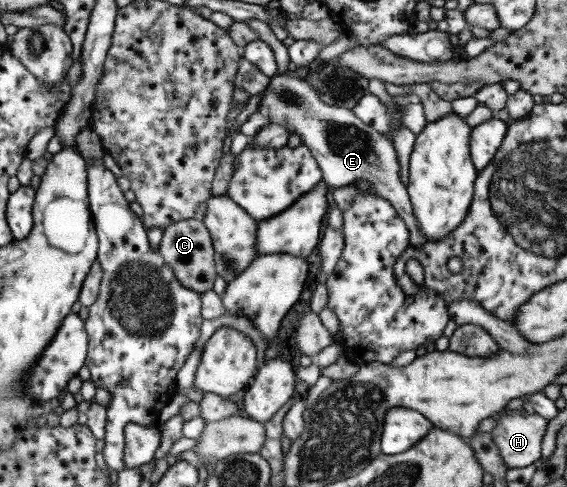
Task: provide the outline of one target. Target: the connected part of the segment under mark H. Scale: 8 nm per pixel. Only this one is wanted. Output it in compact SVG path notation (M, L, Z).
M528 409L525 414L509 410L506 414L493 416L497 420L490 436L507 469L524 468L539 460L541 439L547 425L544 417Z

